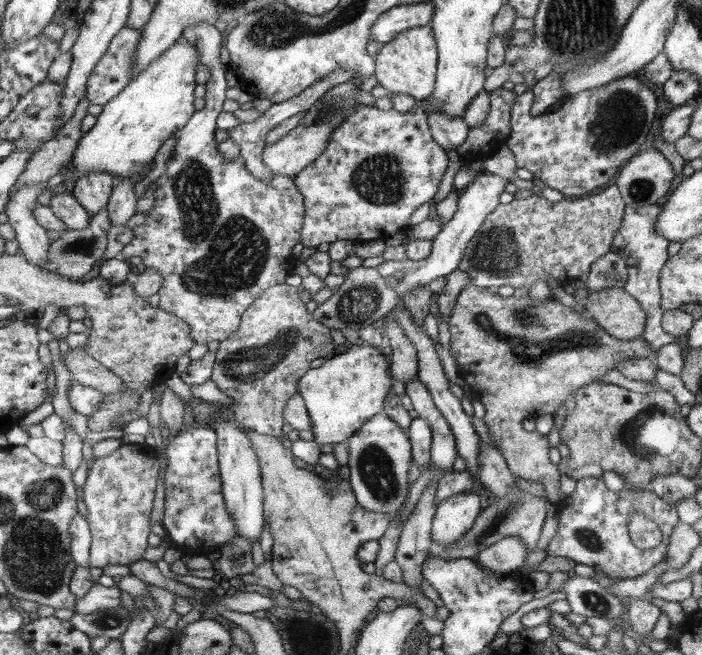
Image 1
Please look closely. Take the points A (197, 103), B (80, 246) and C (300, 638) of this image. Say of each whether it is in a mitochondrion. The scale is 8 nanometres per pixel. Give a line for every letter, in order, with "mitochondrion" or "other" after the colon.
A: other
B: mitochondrion
C: other

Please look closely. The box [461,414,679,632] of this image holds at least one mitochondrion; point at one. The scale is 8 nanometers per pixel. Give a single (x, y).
(501, 519)

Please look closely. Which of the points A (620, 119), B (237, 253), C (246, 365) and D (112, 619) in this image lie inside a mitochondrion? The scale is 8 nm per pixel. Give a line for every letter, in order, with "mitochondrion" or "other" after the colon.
A: mitochondrion
B: mitochondrion
C: mitochondrion
D: mitochondrion

